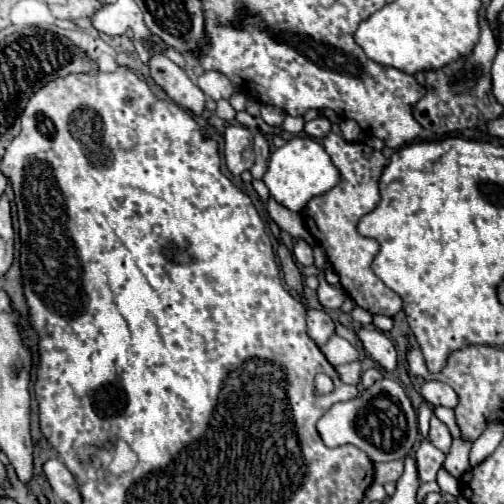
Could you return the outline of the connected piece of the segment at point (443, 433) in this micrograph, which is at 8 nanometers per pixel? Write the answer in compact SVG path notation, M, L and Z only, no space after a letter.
M432 415L432 419L430 419L430 433L428 433L428 439L432 439L432 443L434 443L440 451L444 451L444 453L450 451L452 437L450 437L446 425L444 425L438 417L434 417L434 415Z

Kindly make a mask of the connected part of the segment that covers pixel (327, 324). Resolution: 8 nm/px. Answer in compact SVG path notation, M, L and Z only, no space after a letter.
M324 309L308 311L308 335L314 339L318 347L322 347L334 335L334 331L336 331L334 321Z

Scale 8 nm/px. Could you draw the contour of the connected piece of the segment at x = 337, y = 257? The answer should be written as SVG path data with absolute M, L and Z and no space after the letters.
M330 133L322 145L330 155L332 163L340 169L342 179L334 189L314 197L306 205L306 209L302 211L304 223L312 233L312 237L316 239L316 243L324 247L326 257L332 263L332 269L340 277L340 285L350 295L350 299L372 315L394 317L402 309L402 299L398 293L388 289L370 269L370 263L376 257L380 245L376 239L362 237L356 229L360 217L370 213L380 201L378 181L380 181L382 169L386 167L386 159L380 151L364 143L350 143L336 133Z

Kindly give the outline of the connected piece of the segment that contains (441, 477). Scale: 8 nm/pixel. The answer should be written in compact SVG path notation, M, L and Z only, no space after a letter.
M444 468L439 470L436 481L442 492L450 493L455 497L461 494L459 480L451 476Z

